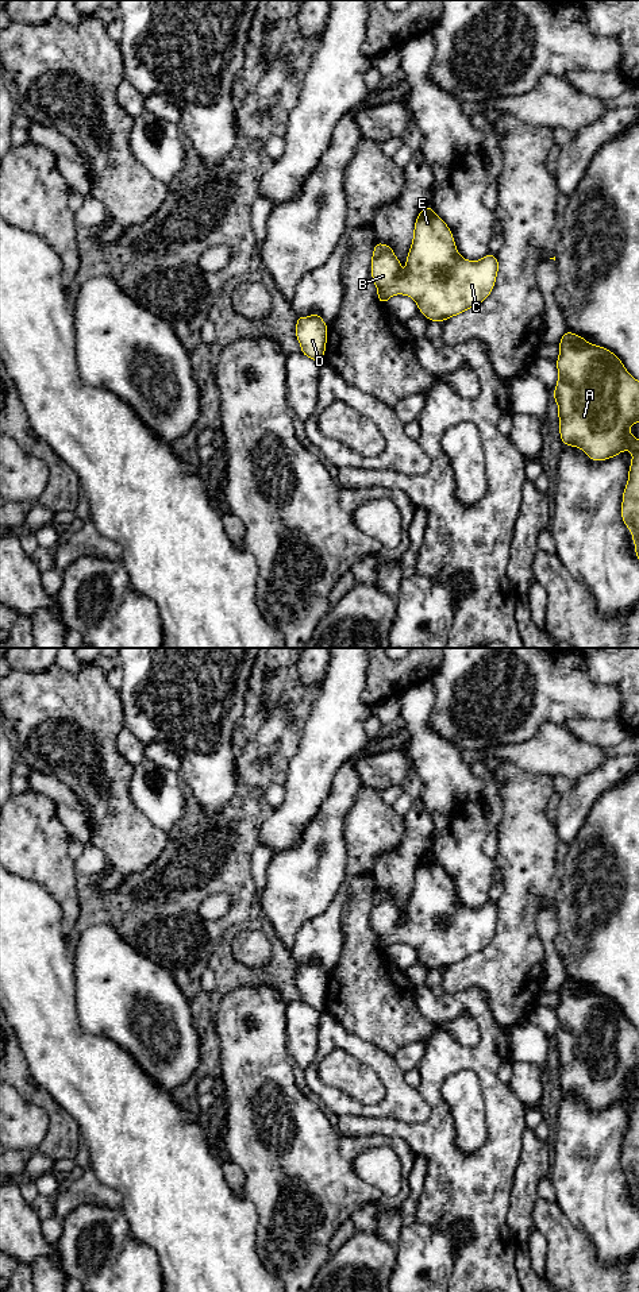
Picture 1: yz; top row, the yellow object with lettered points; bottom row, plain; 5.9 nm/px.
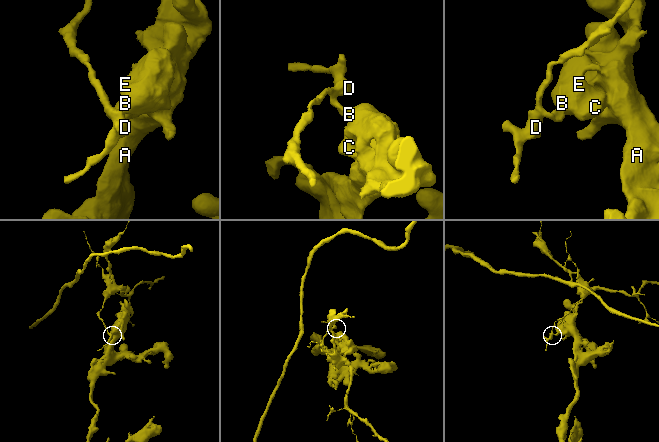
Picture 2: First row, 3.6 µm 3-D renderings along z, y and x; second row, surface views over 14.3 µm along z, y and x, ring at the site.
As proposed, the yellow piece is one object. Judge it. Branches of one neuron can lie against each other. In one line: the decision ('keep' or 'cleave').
cleave

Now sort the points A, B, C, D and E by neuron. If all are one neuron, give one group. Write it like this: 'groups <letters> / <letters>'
groups A B C E / D

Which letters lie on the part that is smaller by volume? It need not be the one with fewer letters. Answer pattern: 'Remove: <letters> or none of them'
Remove: D

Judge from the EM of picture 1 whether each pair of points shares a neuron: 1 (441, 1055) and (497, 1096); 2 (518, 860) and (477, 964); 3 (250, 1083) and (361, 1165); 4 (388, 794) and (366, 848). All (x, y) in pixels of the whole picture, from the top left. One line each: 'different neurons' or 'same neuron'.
1: same neuron
2: same neuron
3: different neurons
4: different neurons

